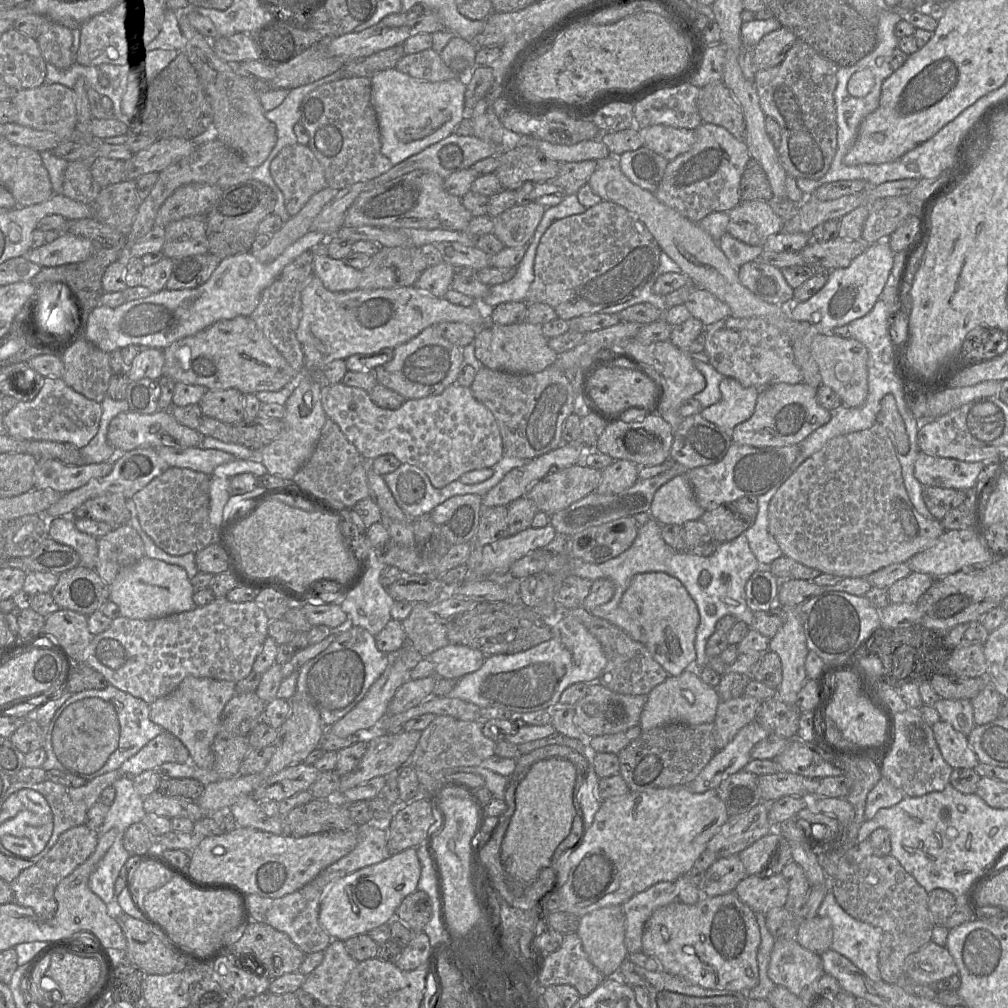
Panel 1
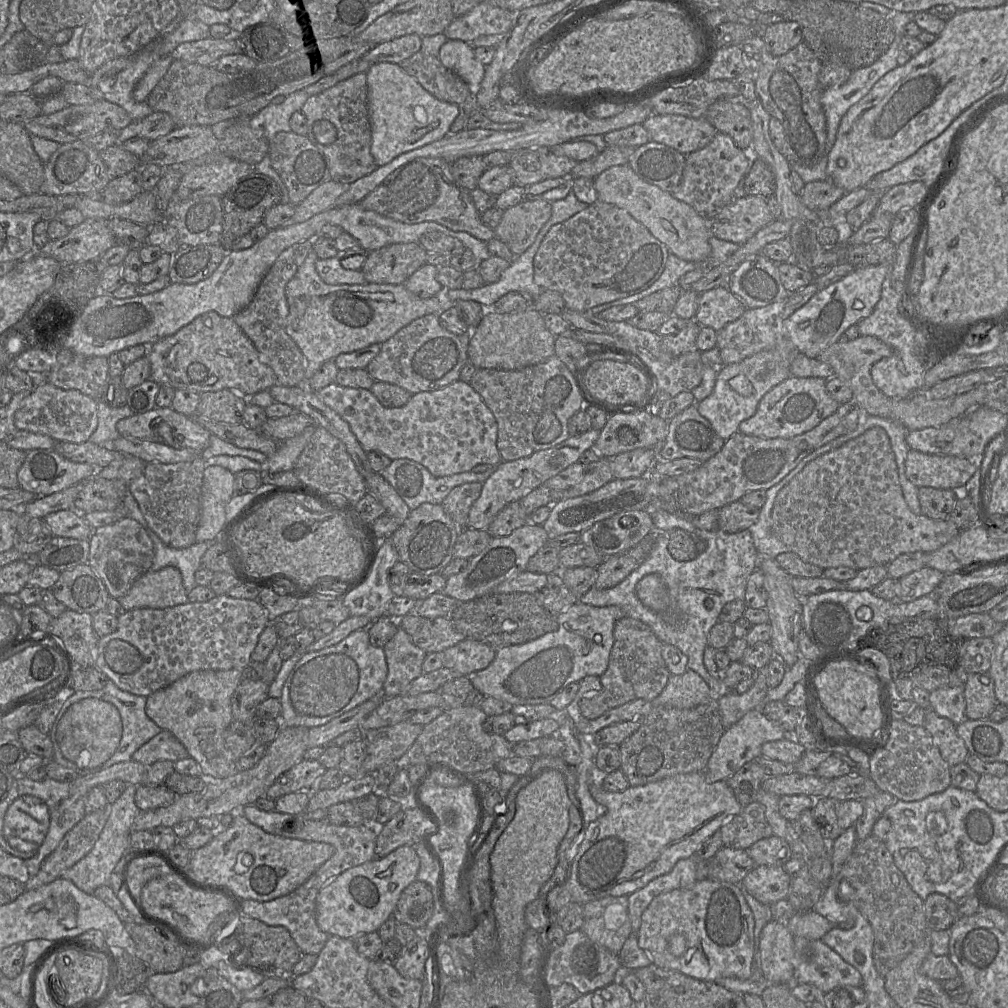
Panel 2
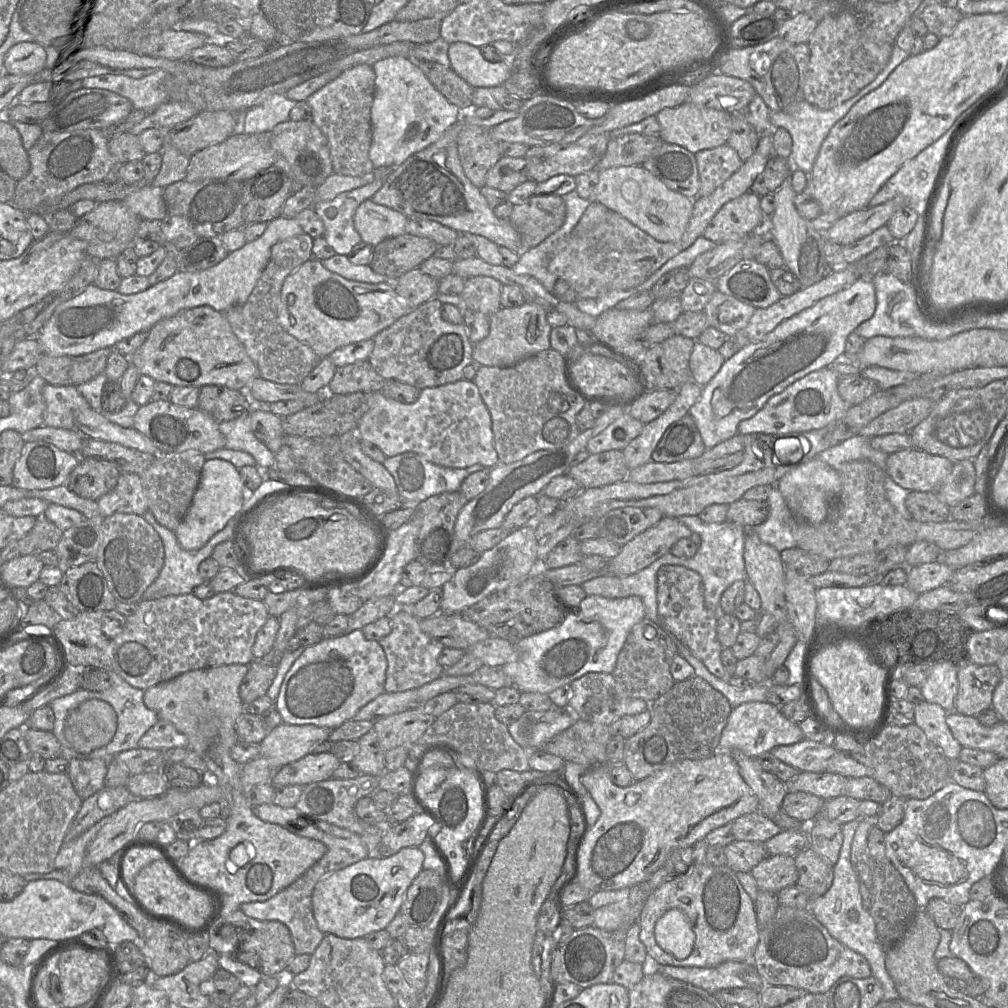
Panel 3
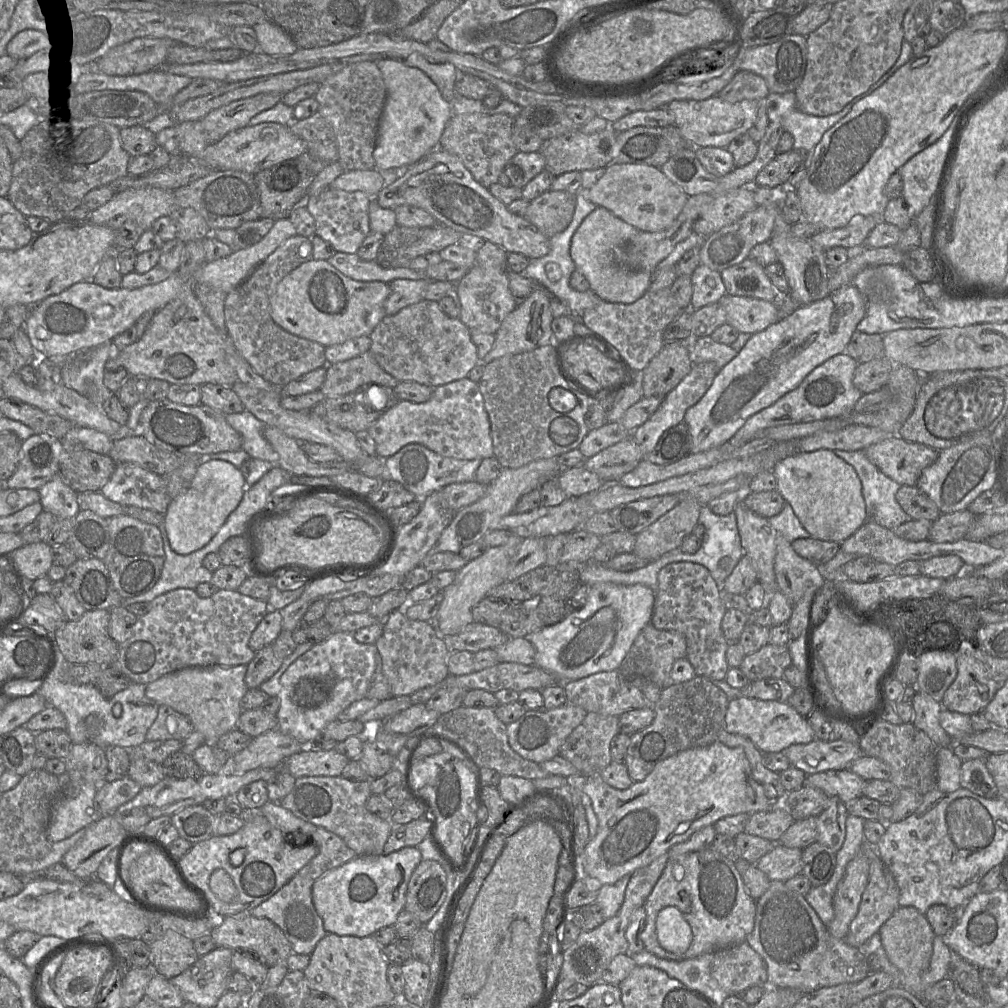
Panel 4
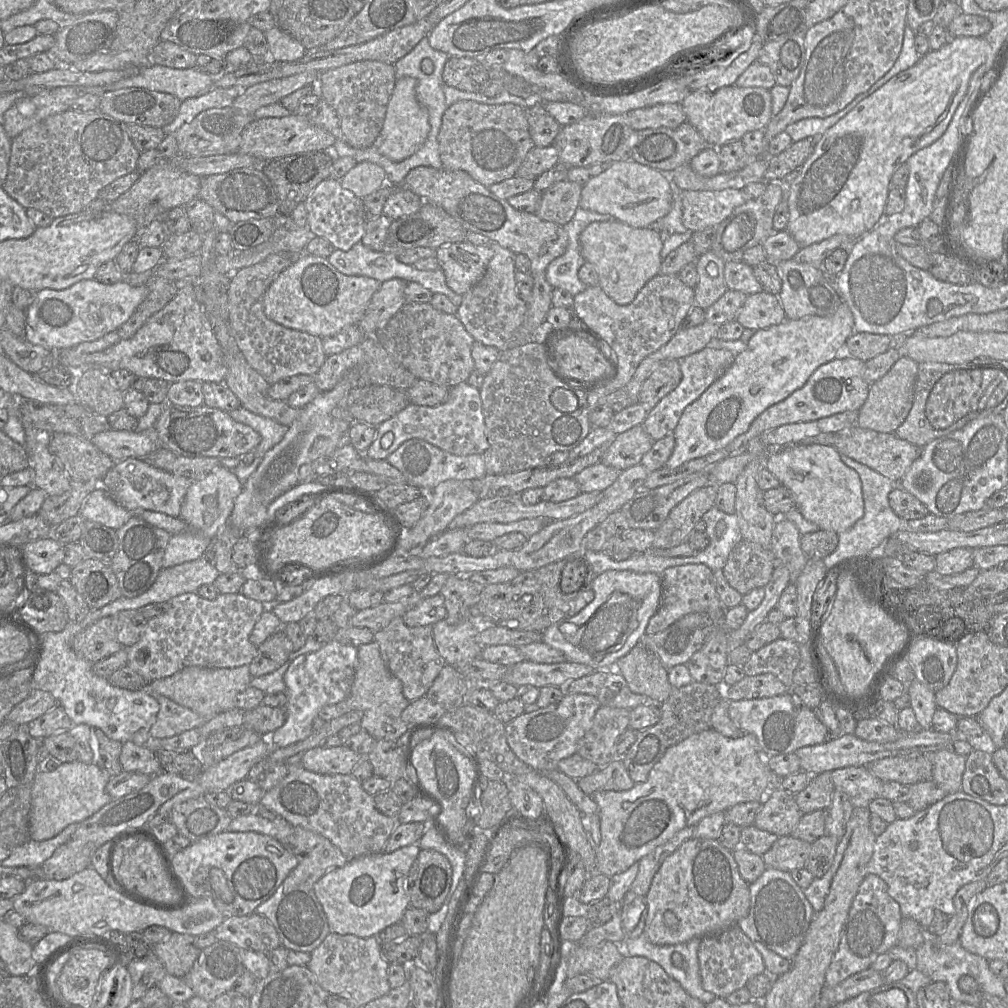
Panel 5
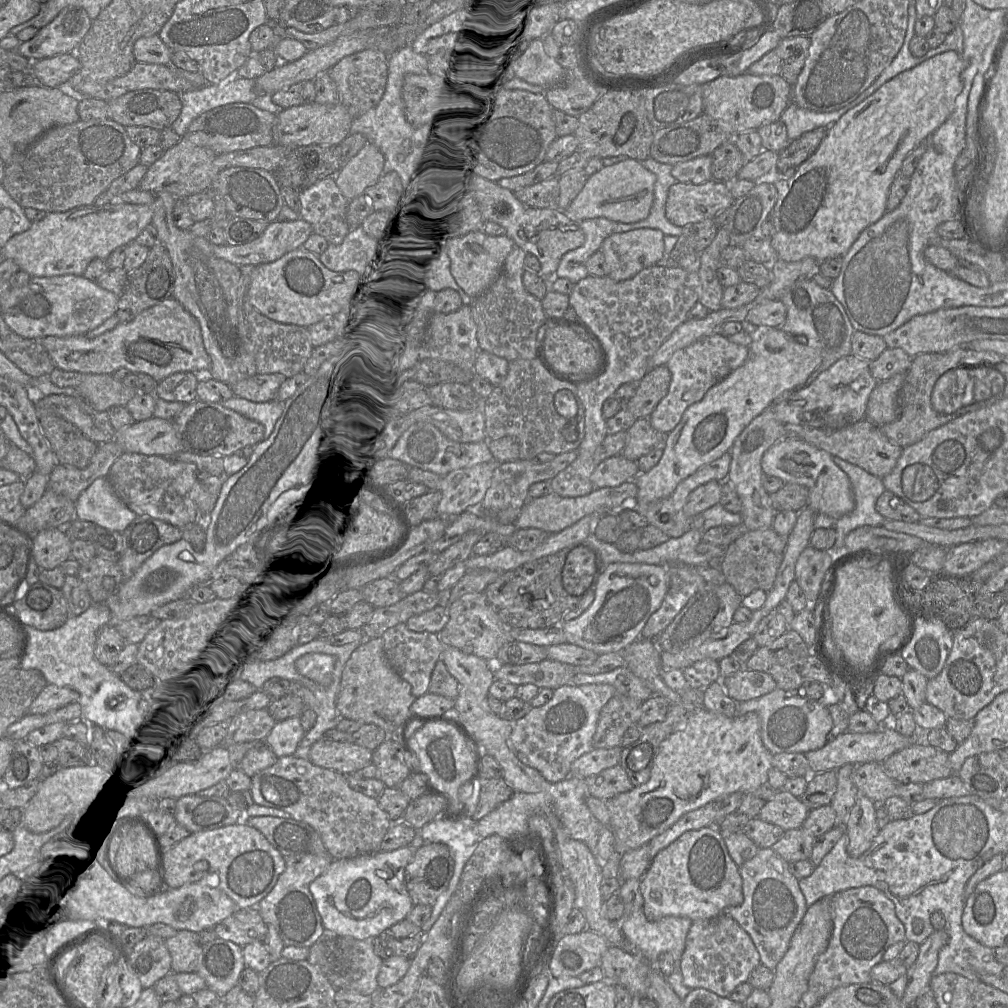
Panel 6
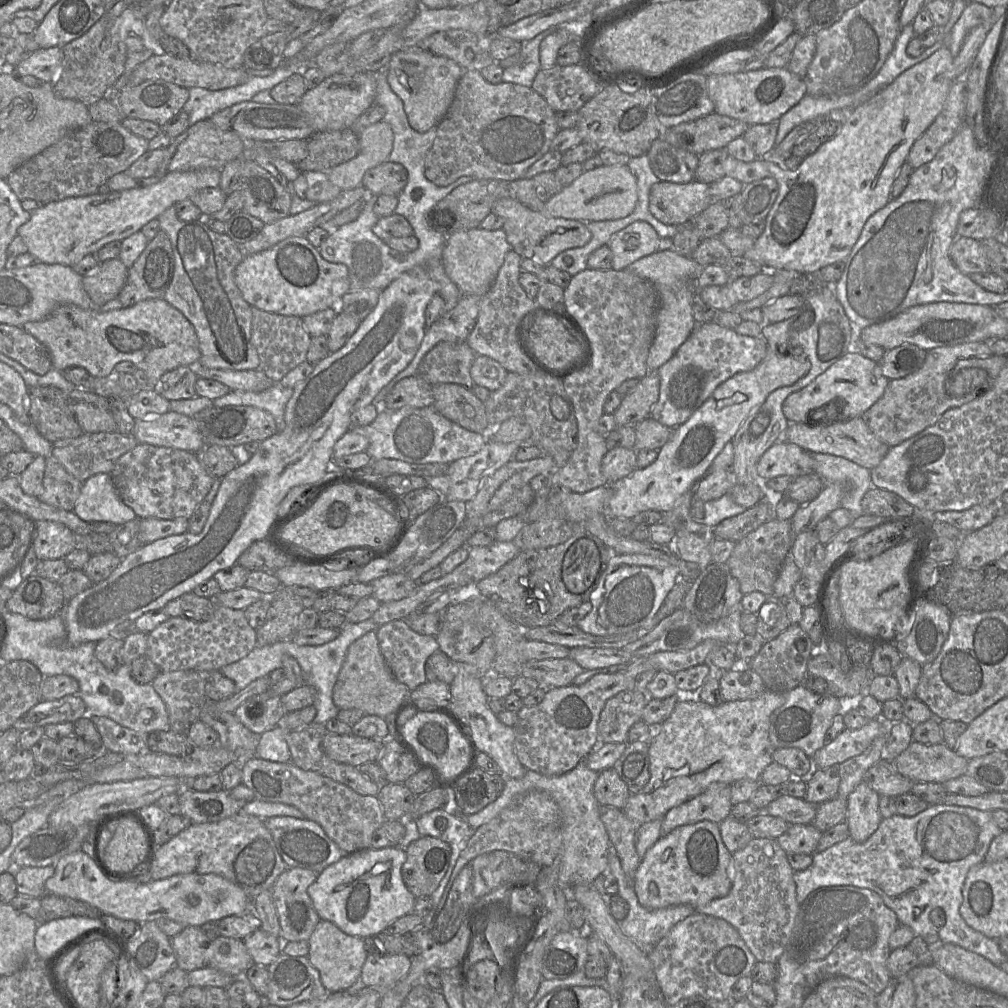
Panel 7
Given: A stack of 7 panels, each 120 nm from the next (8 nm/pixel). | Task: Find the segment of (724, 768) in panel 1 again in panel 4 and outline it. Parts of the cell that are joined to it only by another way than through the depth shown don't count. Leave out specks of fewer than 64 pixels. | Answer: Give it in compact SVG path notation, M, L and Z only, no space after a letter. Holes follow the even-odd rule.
M739 697L730 701L725 718L724 728L729 733L749 738L762 753L782 752L794 744L807 744L816 739L815 733L806 717L801 716L787 702L761 700L758 698Z

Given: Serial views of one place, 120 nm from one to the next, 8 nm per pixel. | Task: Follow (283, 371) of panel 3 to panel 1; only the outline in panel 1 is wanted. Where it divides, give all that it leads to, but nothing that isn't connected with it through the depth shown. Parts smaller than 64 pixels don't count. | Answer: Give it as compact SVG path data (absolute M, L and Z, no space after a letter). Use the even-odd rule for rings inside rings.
M312 250L305 251L286 265L275 281L263 290L257 308L250 315L295 371L295 382L300 377L305 363L304 352L297 339L296 331L302 311L301 293L314 275L313 255Z

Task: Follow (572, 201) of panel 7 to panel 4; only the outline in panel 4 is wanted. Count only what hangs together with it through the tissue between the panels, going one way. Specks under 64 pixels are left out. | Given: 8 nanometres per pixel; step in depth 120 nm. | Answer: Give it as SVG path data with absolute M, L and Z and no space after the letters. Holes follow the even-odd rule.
M611 163L603 176L587 191L587 199L603 207L639 231L660 232L669 228L683 209L688 196L654 166Z

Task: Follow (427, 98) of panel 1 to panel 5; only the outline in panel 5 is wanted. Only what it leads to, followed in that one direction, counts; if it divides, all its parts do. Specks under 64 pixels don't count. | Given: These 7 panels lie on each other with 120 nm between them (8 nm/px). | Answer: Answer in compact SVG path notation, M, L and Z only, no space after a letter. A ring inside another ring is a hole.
M409 76L396 80L387 105L383 128L374 142L379 153L394 162L413 155L424 144L430 131L428 111L417 100L416 85L416 79Z

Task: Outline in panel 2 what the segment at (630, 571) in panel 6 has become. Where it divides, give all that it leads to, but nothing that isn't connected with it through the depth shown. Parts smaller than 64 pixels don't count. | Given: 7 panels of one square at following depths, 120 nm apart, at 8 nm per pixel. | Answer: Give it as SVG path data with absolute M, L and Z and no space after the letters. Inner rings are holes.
M577 602L556 616L556 631L524 644L496 649L495 659L487 668L467 677L485 697L494 697L513 706L548 704L570 683L579 682L586 676L600 677L606 671L614 644L614 625L624 617L624 612L617 606L596 607Z

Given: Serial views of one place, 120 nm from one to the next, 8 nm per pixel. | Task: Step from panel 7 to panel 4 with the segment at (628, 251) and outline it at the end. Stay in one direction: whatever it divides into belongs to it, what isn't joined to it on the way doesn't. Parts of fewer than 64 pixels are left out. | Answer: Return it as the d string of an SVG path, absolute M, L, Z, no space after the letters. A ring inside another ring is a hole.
M597 206L574 232L570 256L576 270L589 282L590 290L601 300L631 304L648 290L652 272L630 269L622 263L623 248L639 232L637 228L600 206Z

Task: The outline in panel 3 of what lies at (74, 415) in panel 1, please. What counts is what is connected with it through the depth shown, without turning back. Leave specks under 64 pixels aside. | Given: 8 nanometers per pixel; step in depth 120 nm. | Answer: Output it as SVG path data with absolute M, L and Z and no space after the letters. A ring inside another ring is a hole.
M46 383L42 389L42 395L46 403L44 425L48 427L75 430L79 412L91 408L76 386L54 386Z

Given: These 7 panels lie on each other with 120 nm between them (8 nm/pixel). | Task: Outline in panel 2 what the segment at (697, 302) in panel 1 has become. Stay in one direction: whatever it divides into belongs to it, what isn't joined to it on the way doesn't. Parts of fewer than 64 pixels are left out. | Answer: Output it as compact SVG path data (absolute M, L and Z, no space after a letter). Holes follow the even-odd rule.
M726 285L718 286L699 295L694 320L701 327L710 327L718 331L737 320L746 309L744 302Z

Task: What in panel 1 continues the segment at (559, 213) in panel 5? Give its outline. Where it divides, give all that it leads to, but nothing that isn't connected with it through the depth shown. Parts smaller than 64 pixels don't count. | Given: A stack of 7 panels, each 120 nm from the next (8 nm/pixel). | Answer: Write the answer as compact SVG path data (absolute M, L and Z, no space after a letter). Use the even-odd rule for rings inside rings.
M536 203L515 204L493 218L492 234L505 247L527 246L542 219L544 211L545 207Z

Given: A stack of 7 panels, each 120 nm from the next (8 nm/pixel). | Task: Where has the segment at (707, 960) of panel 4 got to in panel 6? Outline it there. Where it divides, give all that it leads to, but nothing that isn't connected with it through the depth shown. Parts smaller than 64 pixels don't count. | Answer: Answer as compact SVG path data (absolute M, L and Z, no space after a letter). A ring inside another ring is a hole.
M624 908L624 914L619 923L619 927L627 943L637 952L632 954L640 954L651 966L656 968L656 961L661 954L670 953L672 955L674 960L674 971L669 976L666 976L666 981L682 1001L691 991L691 989L683 984L680 971L680 960L685 949L686 936L692 922L693 921L687 917L677 916L667 916L657 921L649 921L646 919L643 909L625 914Z

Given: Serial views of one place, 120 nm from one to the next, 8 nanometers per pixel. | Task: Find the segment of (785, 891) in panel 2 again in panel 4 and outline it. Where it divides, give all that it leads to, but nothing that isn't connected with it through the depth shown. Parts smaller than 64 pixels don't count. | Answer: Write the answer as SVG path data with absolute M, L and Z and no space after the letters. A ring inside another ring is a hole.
M776 843L774 848L755 864L771 881L786 882L803 871L803 850Z

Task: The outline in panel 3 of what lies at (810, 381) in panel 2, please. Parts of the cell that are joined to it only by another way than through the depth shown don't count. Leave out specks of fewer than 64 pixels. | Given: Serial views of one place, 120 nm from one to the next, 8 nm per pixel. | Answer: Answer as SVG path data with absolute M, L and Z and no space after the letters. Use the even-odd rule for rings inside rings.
M824 367L807 374L781 393L772 396L754 416L741 421L738 432L743 435L752 433L787 435L828 425L845 415L851 407L838 393L839 379L831 367Z

